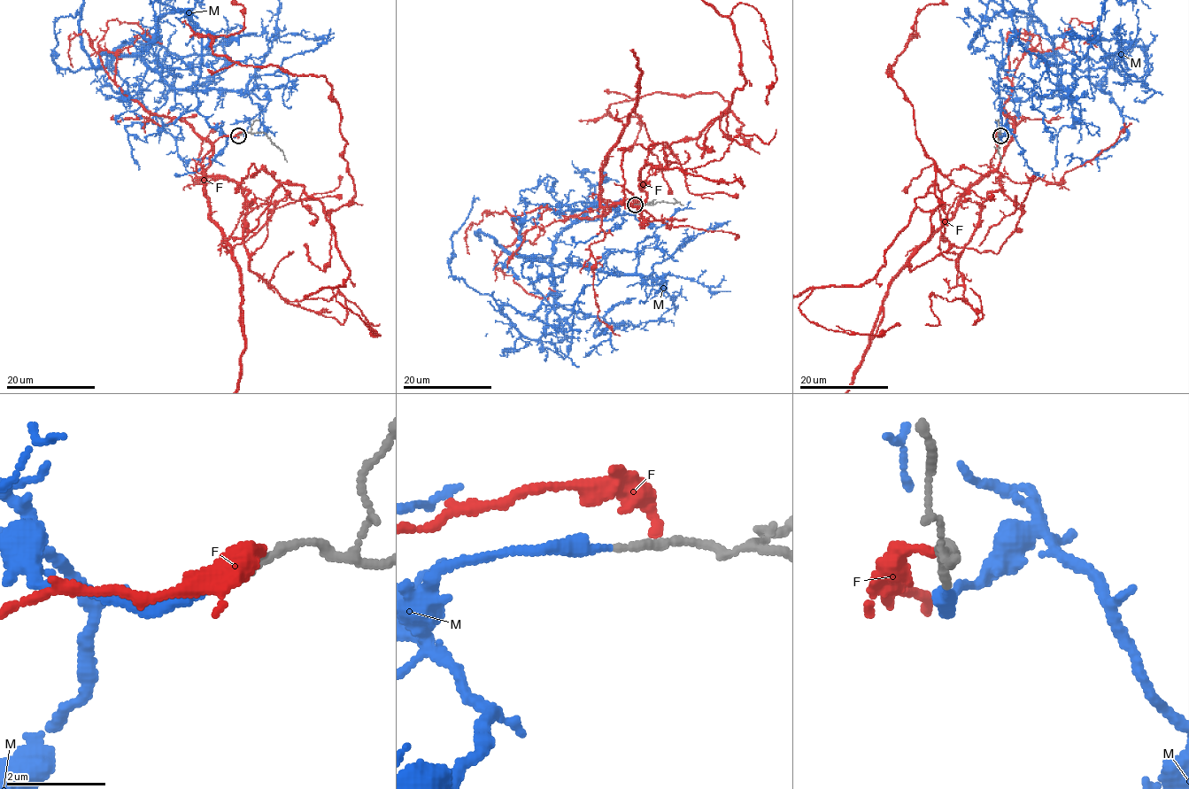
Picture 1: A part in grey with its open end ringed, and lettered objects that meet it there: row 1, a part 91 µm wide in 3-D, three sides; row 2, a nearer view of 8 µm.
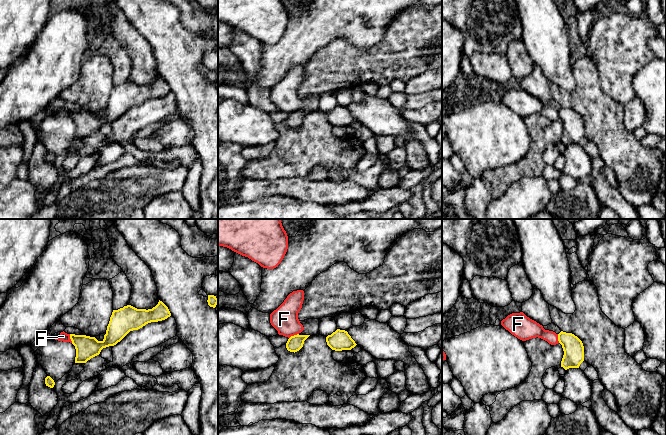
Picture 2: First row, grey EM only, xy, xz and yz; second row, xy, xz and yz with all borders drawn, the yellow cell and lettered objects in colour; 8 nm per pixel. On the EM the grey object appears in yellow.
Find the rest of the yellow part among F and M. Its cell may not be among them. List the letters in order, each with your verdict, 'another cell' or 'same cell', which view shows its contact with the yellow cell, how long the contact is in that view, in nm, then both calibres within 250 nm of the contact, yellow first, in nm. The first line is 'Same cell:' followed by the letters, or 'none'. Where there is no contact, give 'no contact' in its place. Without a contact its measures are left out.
Same cell: M
F: another cell | xz | 90 nm | 120/220 nm
M: same cell | no contact

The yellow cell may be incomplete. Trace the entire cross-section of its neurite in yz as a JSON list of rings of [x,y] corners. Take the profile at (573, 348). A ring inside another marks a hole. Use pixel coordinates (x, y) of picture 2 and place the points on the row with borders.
[[[563,331],[558,334],[558,341],[564,351],[561,367],[565,370],[579,368],[580,364],[584,361],[584,346],[582,341],[574,334]]]

